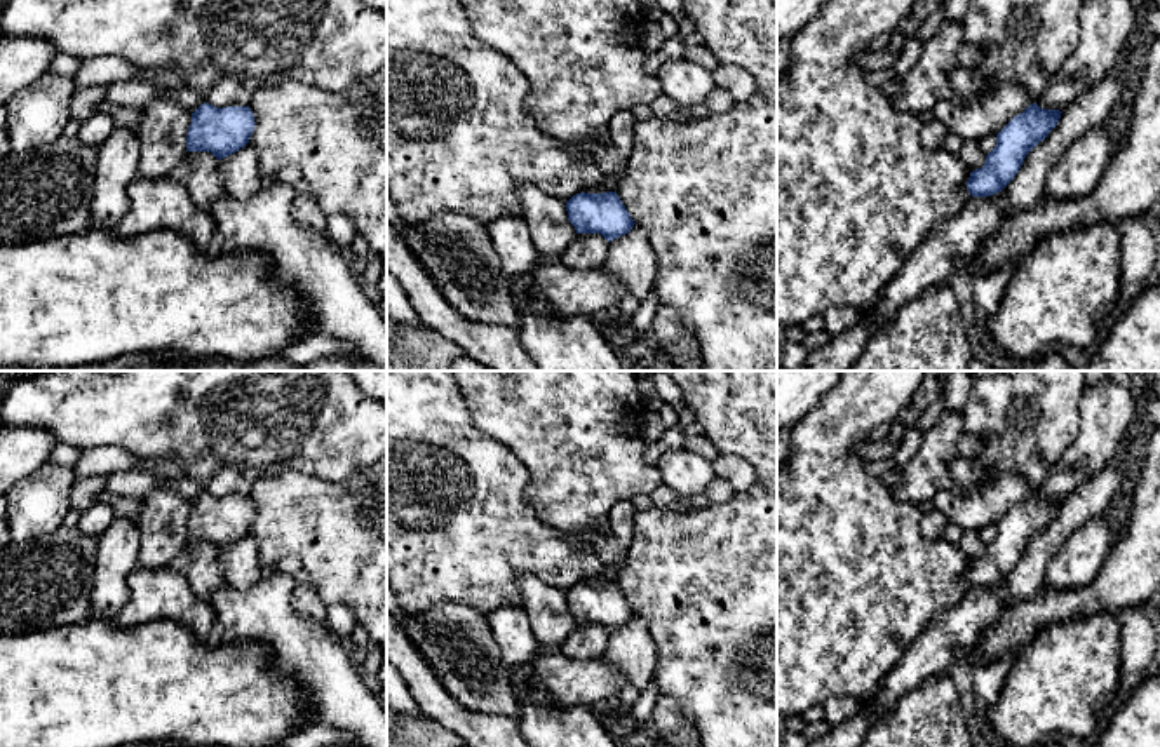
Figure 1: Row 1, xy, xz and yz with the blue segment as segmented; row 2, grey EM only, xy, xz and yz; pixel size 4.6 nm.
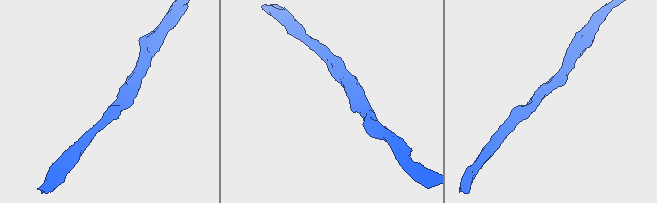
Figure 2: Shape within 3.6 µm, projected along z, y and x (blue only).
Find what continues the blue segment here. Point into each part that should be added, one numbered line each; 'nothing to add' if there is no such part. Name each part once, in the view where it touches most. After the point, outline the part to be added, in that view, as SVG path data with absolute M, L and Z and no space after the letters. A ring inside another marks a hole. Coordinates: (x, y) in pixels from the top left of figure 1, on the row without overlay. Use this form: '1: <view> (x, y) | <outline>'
nothing to add

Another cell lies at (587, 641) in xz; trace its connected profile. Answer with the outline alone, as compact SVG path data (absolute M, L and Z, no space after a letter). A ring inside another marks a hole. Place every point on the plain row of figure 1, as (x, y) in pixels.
M577 623L559 651L573 660L596 660L604 656L608 637L601 623Z

